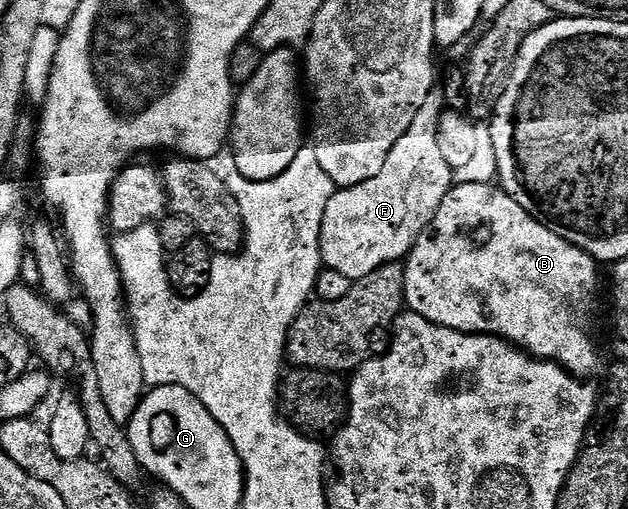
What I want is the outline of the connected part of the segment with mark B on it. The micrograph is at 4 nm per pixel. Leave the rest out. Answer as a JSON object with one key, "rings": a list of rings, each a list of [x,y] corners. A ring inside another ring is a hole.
{"rings":[[[465,182],[454,185],[447,192],[443,204],[435,212],[435,216],[429,221],[429,227],[419,236],[419,240],[413,245],[404,259],[405,267],[405,306],[423,320],[427,320],[436,326],[449,328],[463,334],[490,334],[492,338],[504,338],[510,344],[516,344],[531,358],[542,362],[555,362],[573,377],[582,380],[588,379],[588,374],[597,366],[597,346],[593,343],[593,313],[597,310],[597,269],[599,263],[592,258],[586,250],[580,250],[575,244],[563,240],[554,230],[537,222],[510,194],[505,193],[500,185],[488,186],[485,182]]]}

